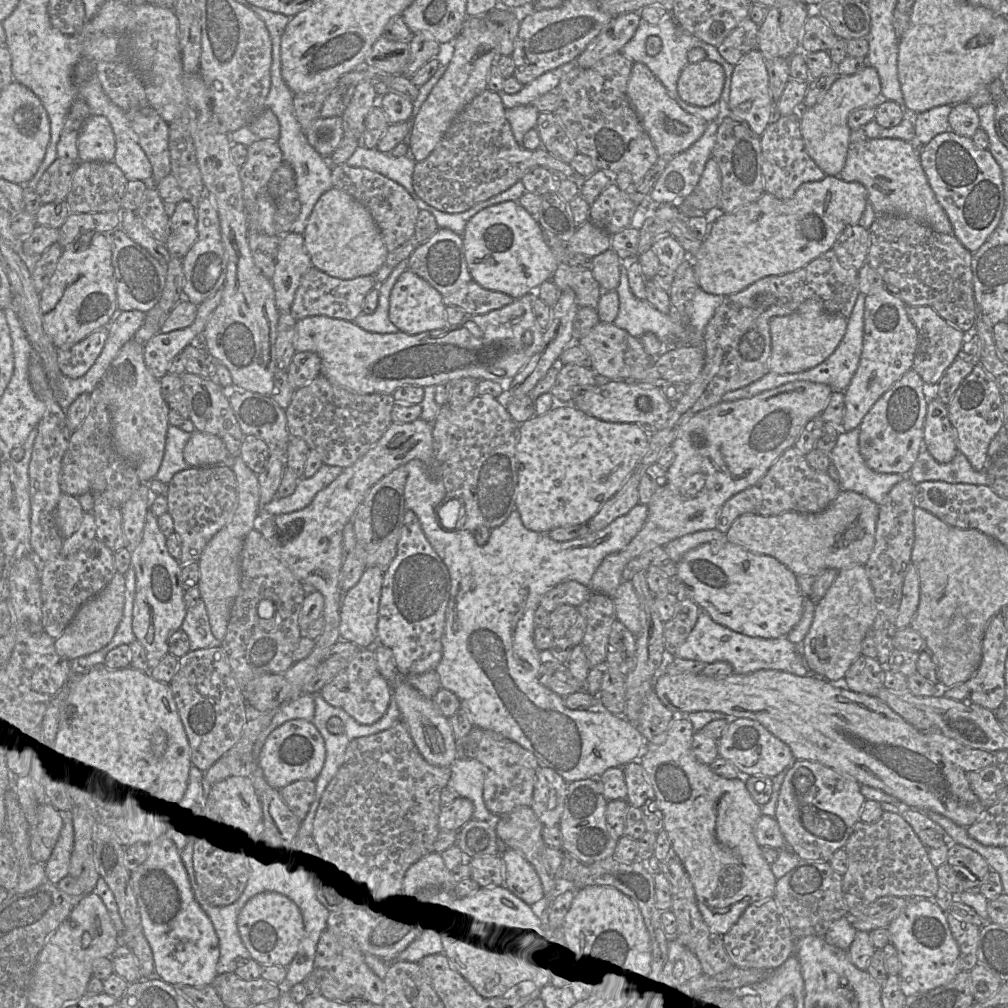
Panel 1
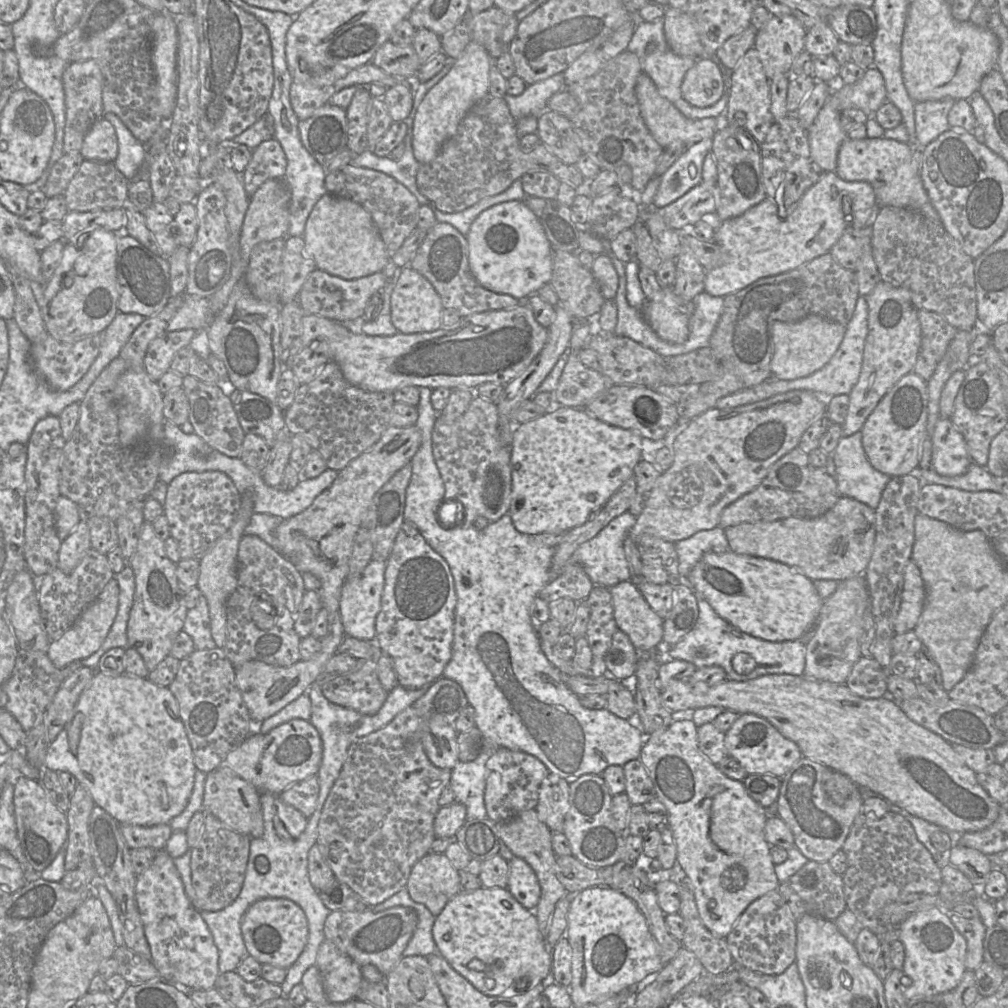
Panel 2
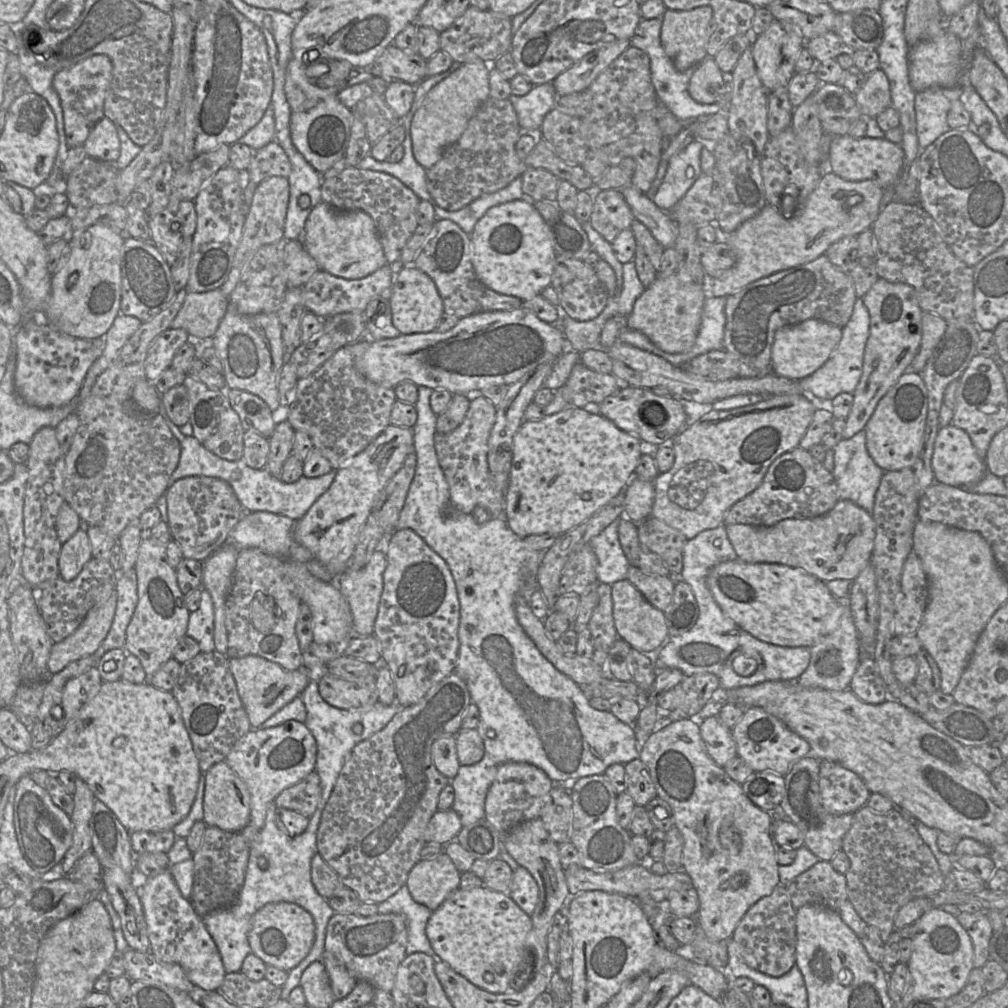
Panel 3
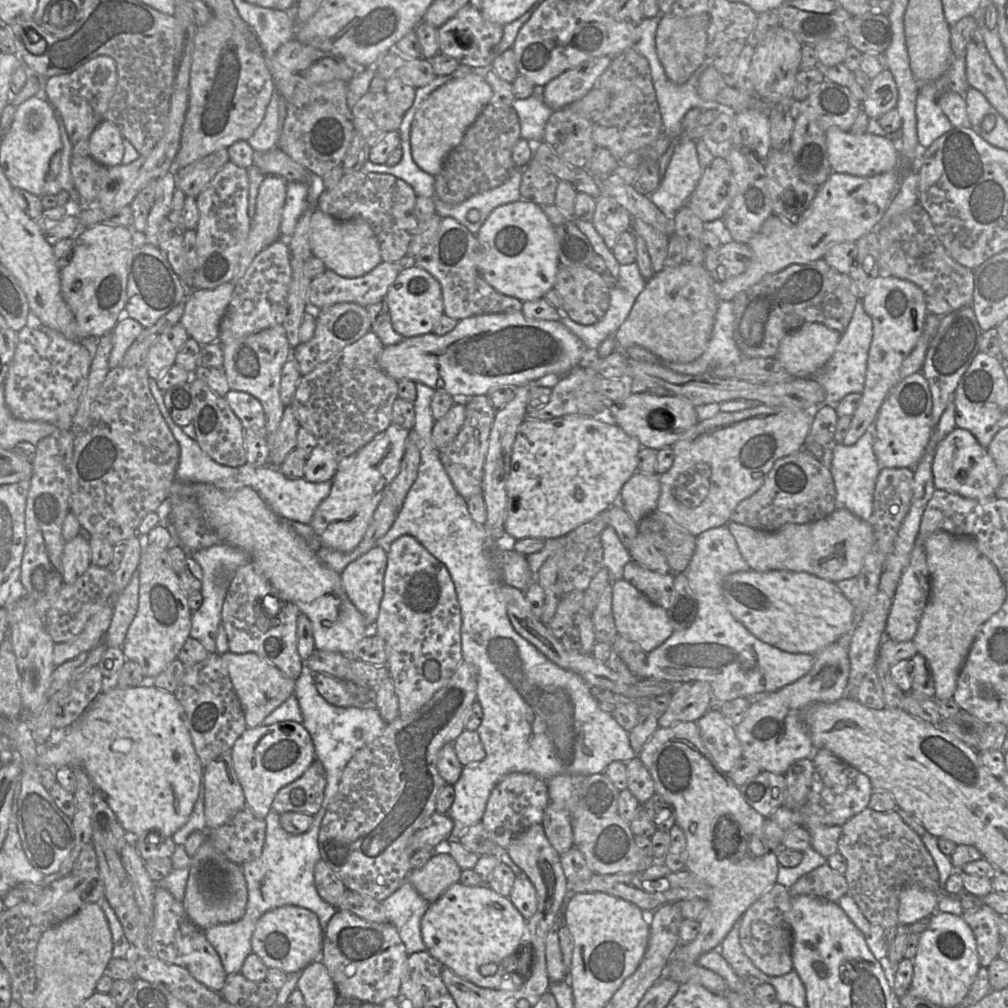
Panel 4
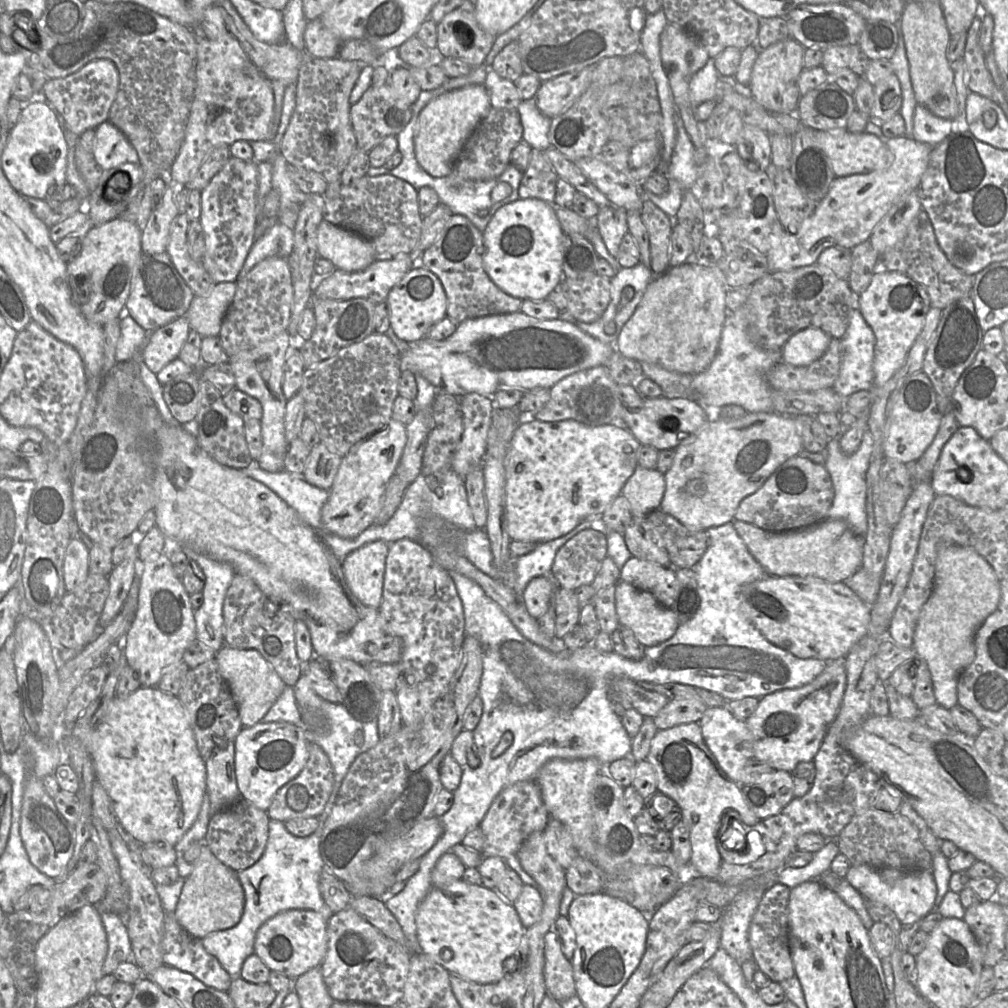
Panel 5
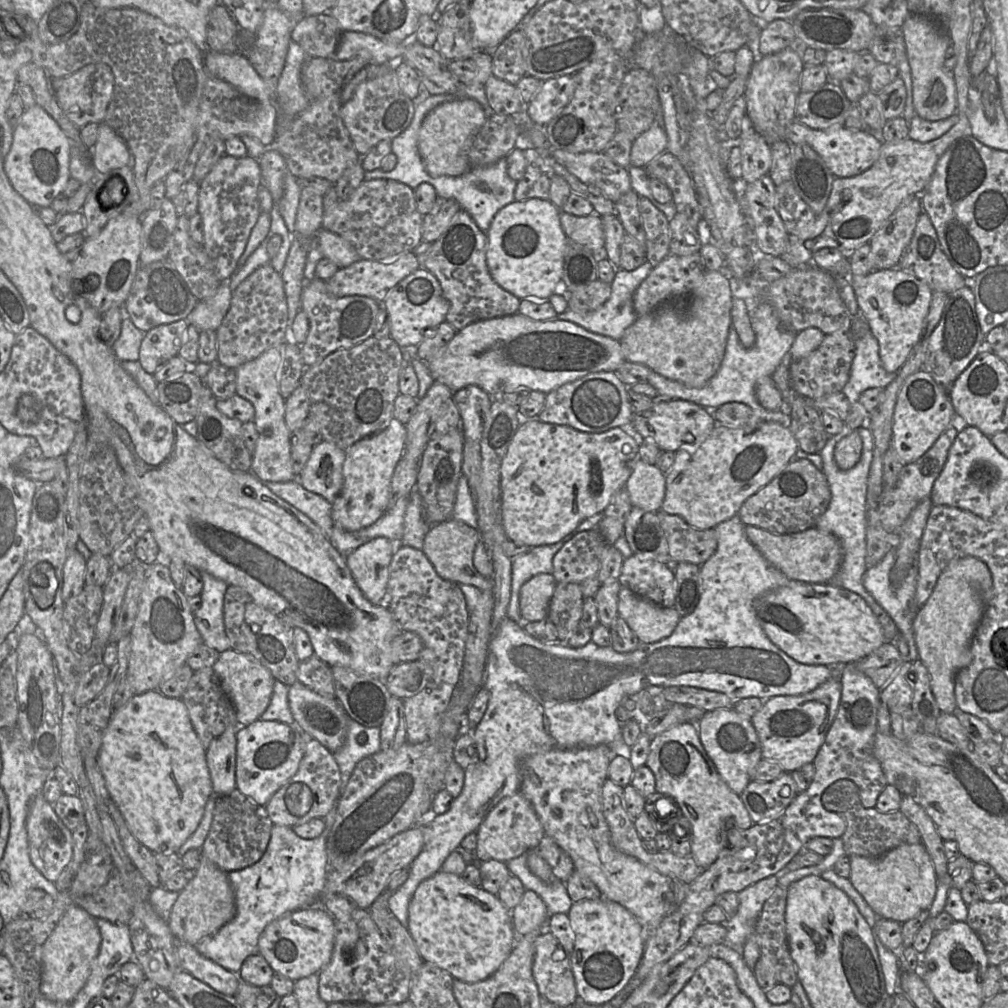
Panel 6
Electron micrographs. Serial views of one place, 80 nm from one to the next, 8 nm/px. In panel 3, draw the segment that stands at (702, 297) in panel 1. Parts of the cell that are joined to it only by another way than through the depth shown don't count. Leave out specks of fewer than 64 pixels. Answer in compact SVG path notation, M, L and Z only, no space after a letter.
M708 294L705 298L701 324L692 351L677 354L663 353L659 357L676 367L682 367L698 355L713 350L723 349L723 338L726 324L726 298Z

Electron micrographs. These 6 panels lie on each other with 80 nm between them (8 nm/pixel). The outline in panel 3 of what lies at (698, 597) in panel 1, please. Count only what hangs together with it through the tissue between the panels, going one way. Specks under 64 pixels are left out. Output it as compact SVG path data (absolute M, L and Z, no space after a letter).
M739 559L734 561L728 561L720 563L716 566L708 576L708 586L722 609L722 611L728 615L733 621L740 626L743 630L751 634L756 639L763 641L765 643L782 646L782 647L807 647L811 648L822 640L827 635L831 634L839 626L840 618L843 612L843 606L839 604L838 600L831 594L826 583L820 579L807 573L805 570L800 568L792 568L781 564L769 564L769 563L759 563L759 564L748 564Z

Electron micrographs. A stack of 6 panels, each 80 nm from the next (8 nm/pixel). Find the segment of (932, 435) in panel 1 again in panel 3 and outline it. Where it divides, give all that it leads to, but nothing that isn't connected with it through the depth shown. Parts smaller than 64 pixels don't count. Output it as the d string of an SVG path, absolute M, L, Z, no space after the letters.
M952 424L939 428L932 469L935 481L954 487L973 486L987 471L985 460L978 456L969 435Z

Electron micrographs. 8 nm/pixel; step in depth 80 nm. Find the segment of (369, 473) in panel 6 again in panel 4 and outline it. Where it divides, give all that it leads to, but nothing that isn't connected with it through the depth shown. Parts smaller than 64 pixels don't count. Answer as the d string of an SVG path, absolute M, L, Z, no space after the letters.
M391 423L384 432L380 433L357 452L338 461L338 469L332 479L330 493L319 504L309 524L321 544L340 552L351 552L359 545L385 490L399 472L408 436L409 430Z

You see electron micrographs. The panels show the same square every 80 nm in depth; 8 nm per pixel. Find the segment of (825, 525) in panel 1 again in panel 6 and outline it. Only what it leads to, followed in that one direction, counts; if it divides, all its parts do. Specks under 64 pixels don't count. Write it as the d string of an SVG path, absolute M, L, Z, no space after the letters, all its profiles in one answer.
M745 525L745 533L765 560L790 580L805 583L830 583L840 569L843 549L839 539L815 526L798 533L776 534Z

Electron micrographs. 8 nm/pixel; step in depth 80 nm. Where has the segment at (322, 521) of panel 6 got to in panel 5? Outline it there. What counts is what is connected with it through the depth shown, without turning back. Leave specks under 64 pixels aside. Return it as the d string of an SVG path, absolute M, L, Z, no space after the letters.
M253 460L248 467L241 471L275 492L319 534L325 533L322 527L321 510L329 499L330 491L309 484L303 475L286 470L276 473L267 472Z

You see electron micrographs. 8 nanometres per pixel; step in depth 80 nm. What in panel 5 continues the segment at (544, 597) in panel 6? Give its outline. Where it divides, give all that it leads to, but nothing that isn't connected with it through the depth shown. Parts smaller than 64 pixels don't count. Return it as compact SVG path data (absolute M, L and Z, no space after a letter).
M538 576L529 581L522 594L522 600L531 617L539 619L553 601L555 587L549 576Z

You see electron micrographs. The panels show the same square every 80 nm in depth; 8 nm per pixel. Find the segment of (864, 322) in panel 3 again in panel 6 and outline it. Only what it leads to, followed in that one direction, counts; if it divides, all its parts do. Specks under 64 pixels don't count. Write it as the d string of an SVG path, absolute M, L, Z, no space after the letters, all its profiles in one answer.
M869 331L854 342L854 359L849 381L842 392L850 399L851 405L857 403L856 398L865 390L887 387L897 373L888 373L879 356L879 344Z

